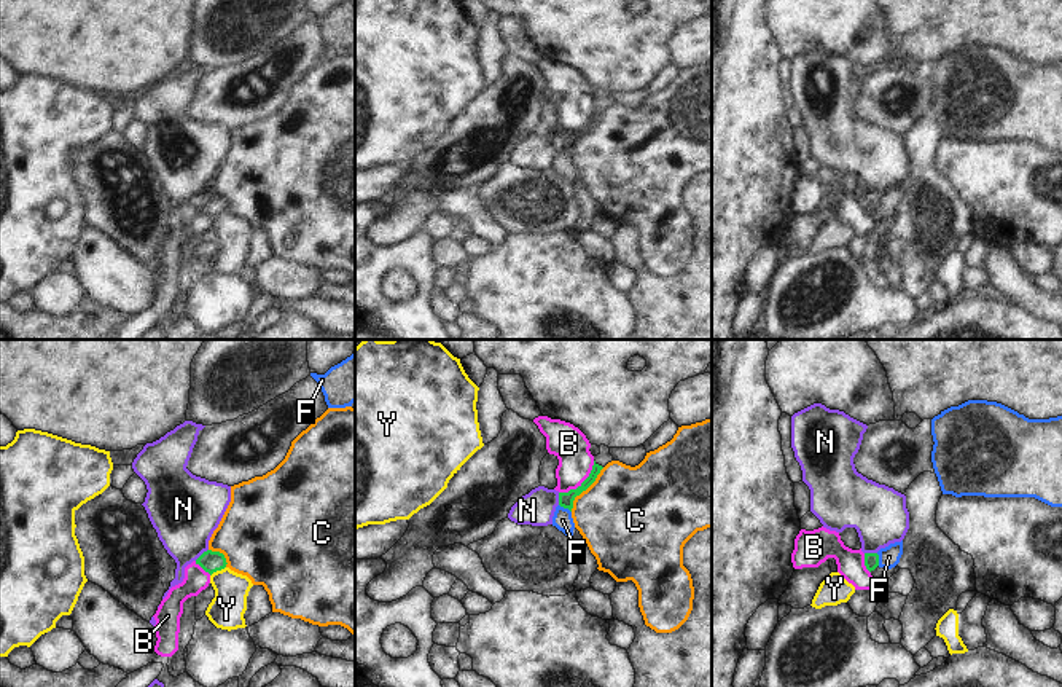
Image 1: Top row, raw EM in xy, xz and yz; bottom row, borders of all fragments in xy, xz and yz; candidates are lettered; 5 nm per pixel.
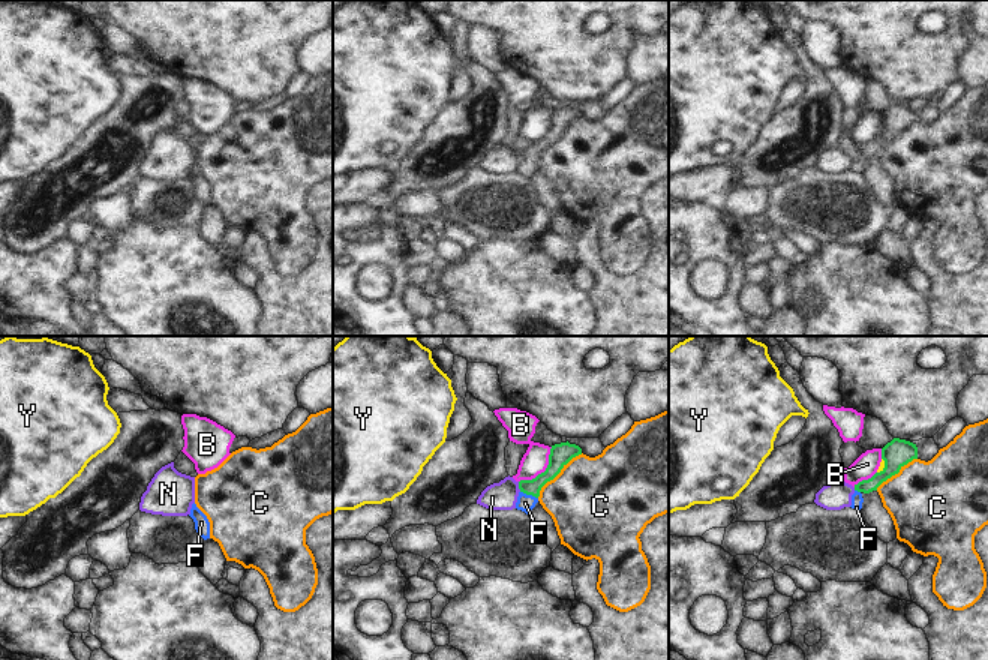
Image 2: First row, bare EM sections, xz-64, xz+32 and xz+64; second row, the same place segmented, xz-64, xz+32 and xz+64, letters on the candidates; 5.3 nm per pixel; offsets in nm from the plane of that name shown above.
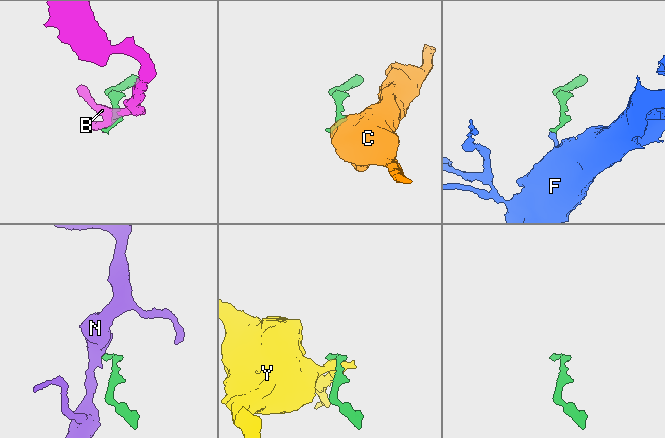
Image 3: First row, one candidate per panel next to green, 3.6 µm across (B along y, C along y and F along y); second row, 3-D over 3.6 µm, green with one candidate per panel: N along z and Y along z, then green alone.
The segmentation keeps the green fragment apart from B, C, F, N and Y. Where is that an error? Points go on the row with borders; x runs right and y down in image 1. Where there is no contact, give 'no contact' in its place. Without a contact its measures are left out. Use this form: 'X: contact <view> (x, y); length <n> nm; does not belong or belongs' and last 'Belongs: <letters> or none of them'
B: contact xz (581, 483); length 240 nm; does not belong
C: contact xz (585, 490); length 280 nm; does not belong
F: contact xz (566, 507); length 80 nm; belongs
N: contact xy (203, 553); length 90 nm; does not belong
Y: contact xy (217, 569); length 90 nm; does not belong
Belongs: F

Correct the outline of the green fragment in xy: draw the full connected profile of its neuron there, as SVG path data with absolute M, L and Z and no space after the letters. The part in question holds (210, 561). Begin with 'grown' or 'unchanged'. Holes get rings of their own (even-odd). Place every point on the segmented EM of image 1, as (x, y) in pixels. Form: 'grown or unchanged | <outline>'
unchanged | M207 550L196 559L196 564L212 575L217 571L225 569L228 563L223 553Z

